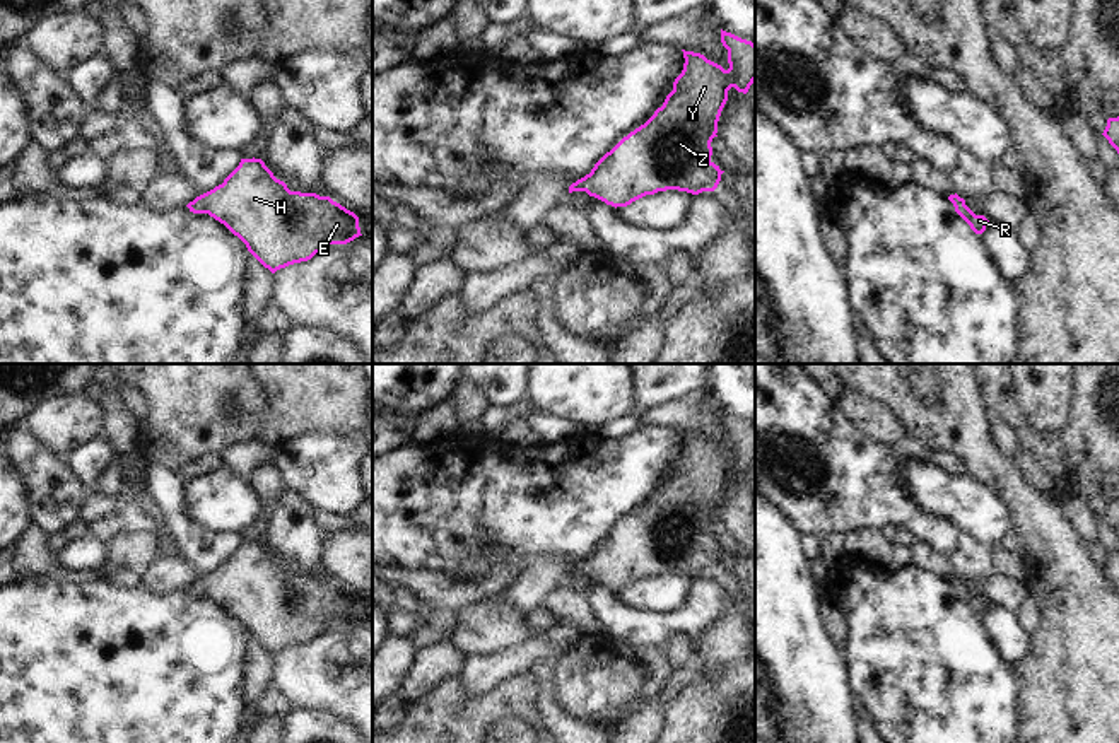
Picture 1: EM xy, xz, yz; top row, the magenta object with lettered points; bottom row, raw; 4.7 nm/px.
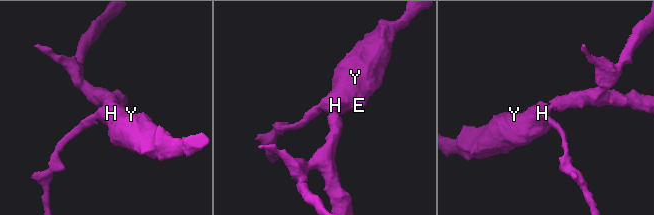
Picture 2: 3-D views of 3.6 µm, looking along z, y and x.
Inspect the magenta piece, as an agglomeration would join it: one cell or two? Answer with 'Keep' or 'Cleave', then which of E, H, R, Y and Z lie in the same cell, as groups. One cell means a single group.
Keep. Groups: E H R Y Z

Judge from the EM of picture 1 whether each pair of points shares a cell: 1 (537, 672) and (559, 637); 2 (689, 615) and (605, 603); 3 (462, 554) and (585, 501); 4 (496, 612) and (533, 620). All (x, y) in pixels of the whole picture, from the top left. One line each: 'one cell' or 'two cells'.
1: one cell
2: one cell
3: one cell
4: two cells

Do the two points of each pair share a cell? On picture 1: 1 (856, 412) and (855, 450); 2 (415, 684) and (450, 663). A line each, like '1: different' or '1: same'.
1: different
2: same

